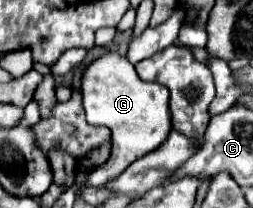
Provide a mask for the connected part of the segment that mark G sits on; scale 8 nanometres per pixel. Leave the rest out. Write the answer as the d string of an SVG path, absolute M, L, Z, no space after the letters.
M110 52L88 66L82 78L84 110L90 124L106 126L112 132L110 156L94 168L86 186L104 186L118 178L134 160L156 150L172 132L172 116L168 108L168 90L154 82L138 78L134 66L120 54Z

